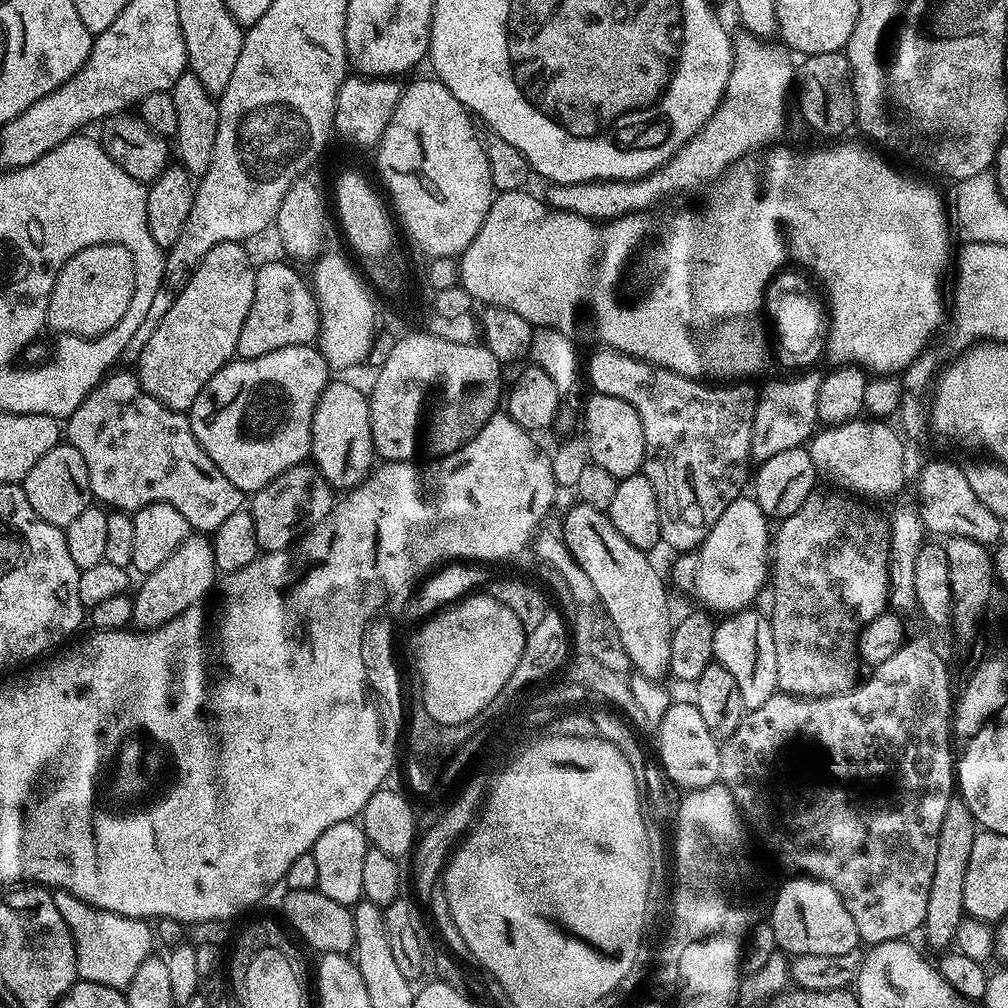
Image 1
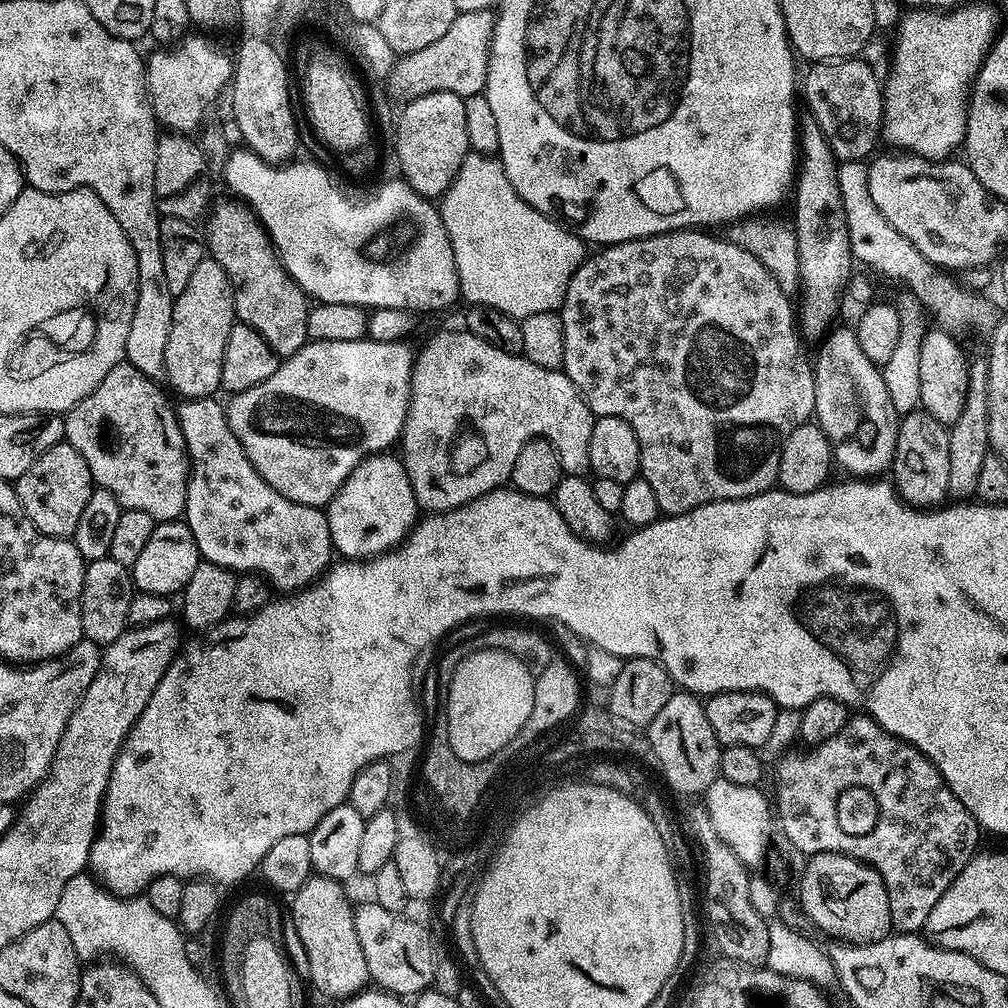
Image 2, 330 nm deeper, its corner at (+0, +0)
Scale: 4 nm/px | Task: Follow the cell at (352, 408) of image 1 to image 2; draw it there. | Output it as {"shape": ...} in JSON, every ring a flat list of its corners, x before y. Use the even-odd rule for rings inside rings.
{"shape":[[373,454,366,457,342,482,338,494,326,506,328,525,332,547,337,553,341,552,344,560,367,560,382,552,390,552,397,544,403,544,408,539,409,532,416,527,422,509,416,503,414,486,410,486,410,478,404,469,403,459,399,455]]}

